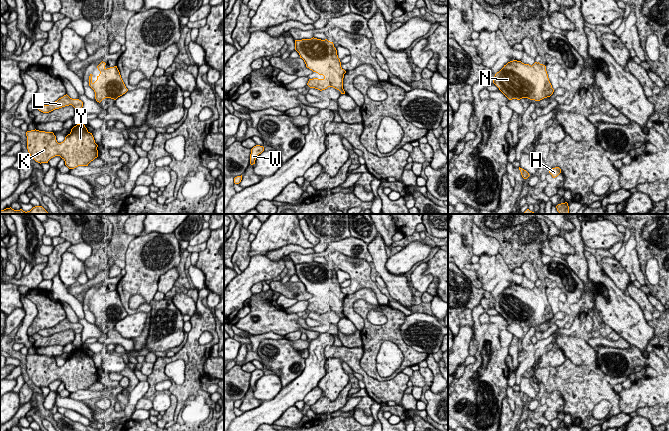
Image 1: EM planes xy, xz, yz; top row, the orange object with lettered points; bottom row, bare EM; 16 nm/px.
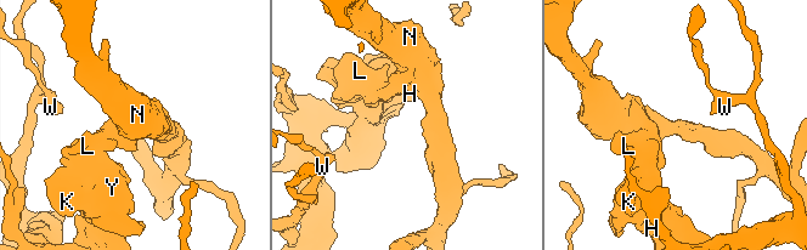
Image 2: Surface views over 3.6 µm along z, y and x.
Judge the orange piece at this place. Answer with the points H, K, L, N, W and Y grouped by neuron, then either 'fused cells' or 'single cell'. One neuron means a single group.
groups H K L Y / N W; fused cells

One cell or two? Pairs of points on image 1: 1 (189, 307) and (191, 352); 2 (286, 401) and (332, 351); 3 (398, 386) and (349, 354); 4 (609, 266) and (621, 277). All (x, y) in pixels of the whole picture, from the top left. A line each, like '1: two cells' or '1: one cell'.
1: two cells
2: two cells
3: one cell
4: one cell

